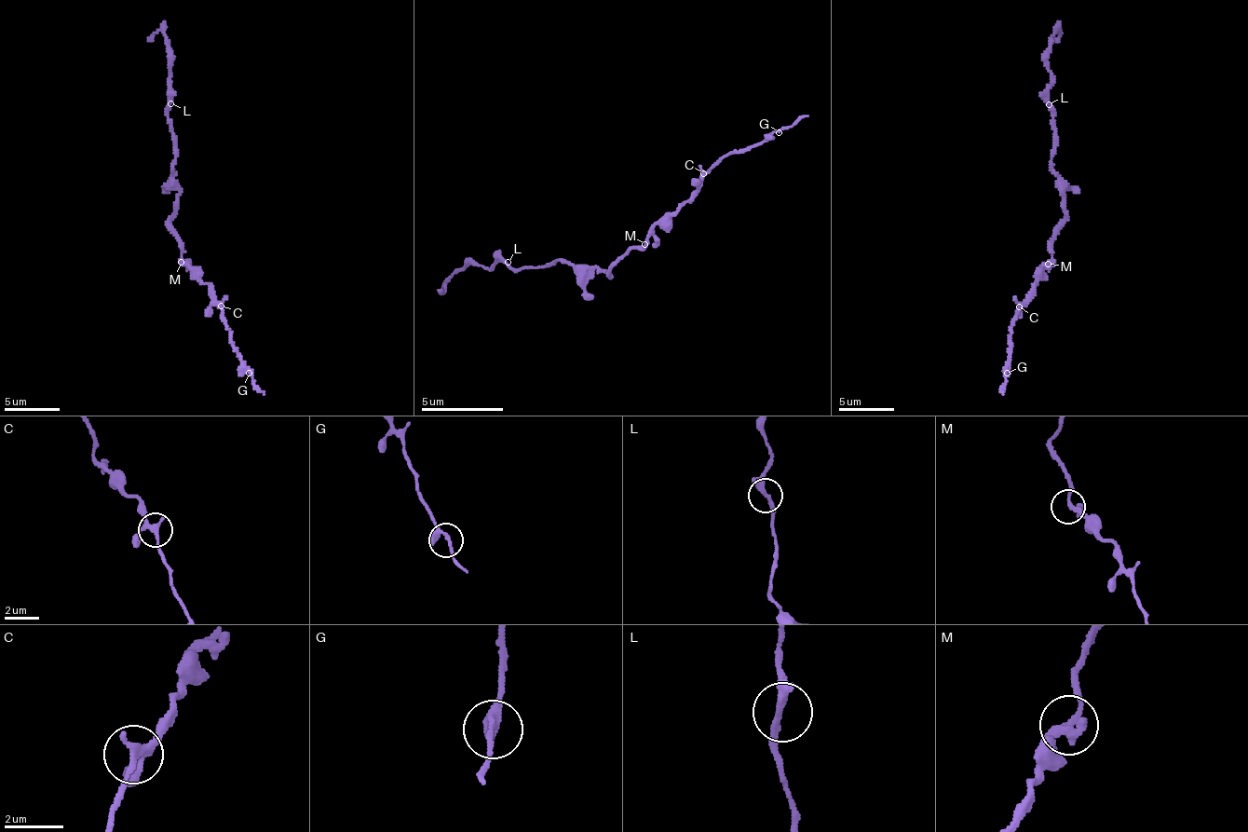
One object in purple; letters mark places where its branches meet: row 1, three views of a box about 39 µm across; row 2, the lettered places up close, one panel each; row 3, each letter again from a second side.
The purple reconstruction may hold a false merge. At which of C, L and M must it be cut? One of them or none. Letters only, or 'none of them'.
none of them

